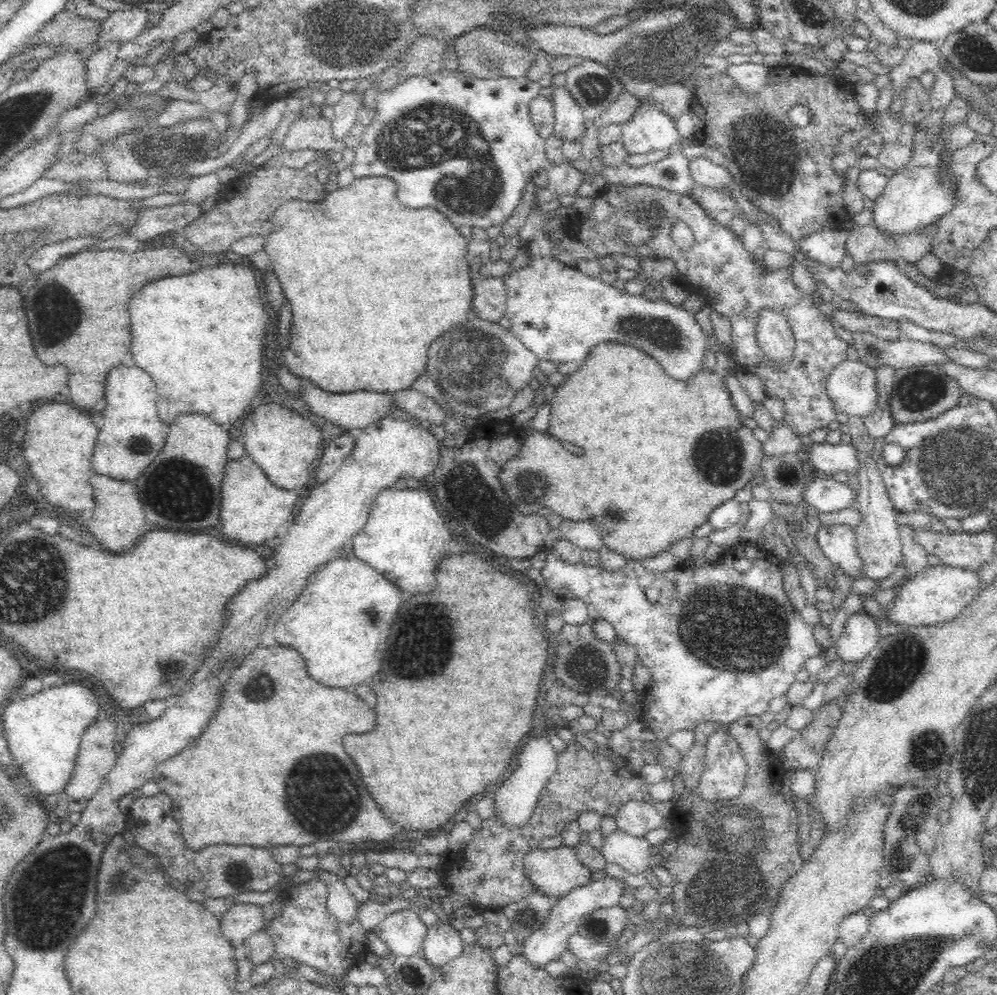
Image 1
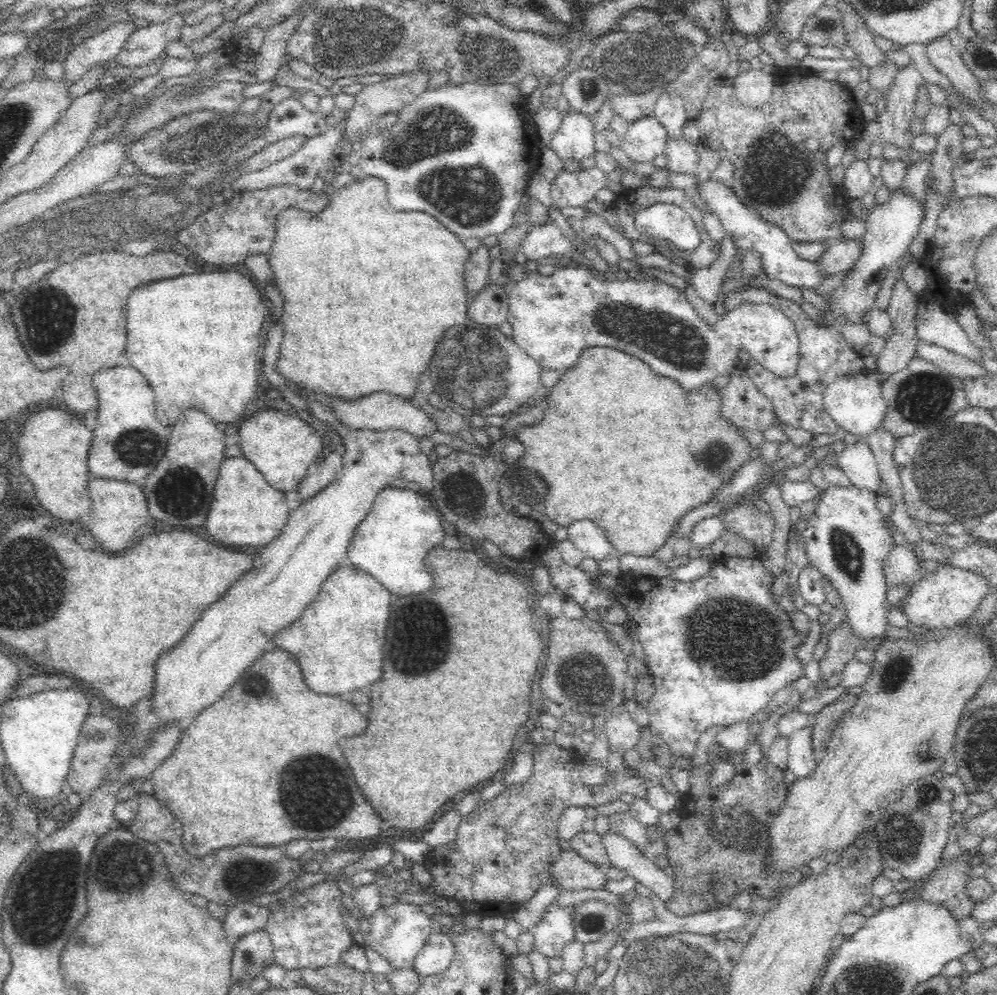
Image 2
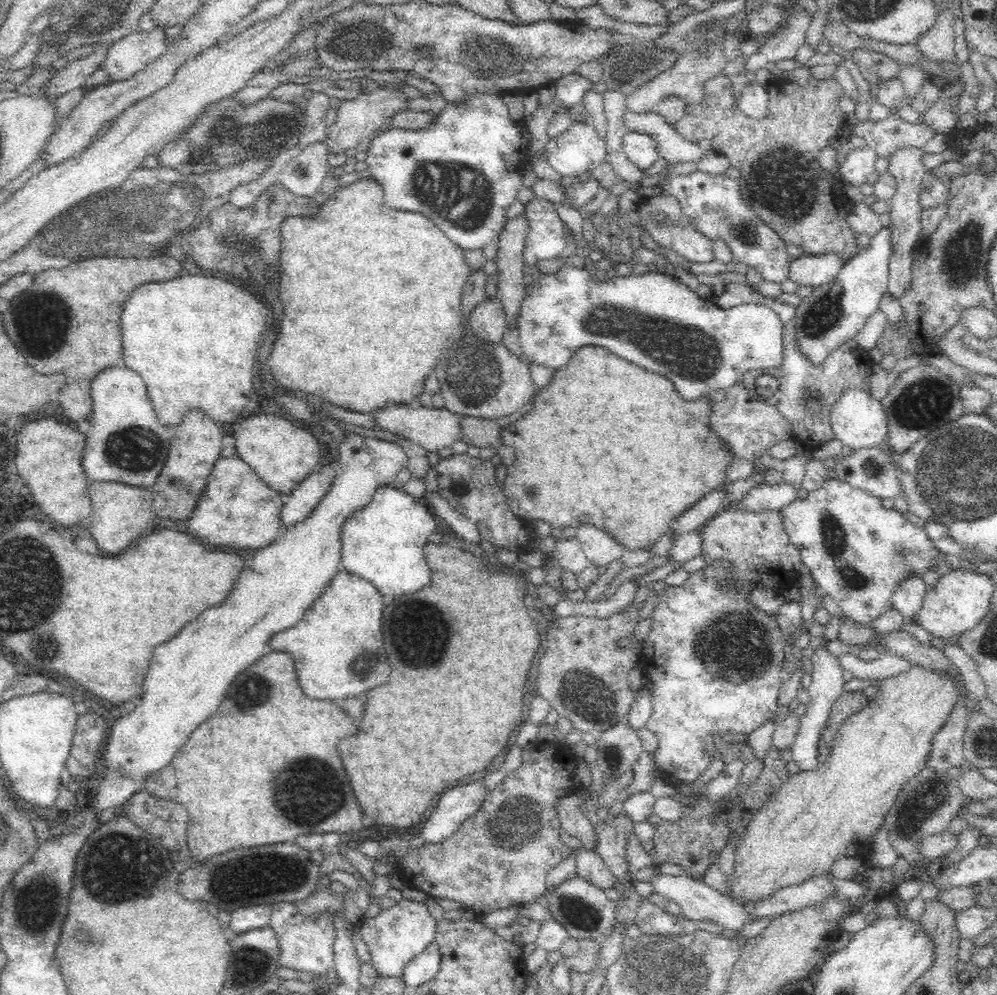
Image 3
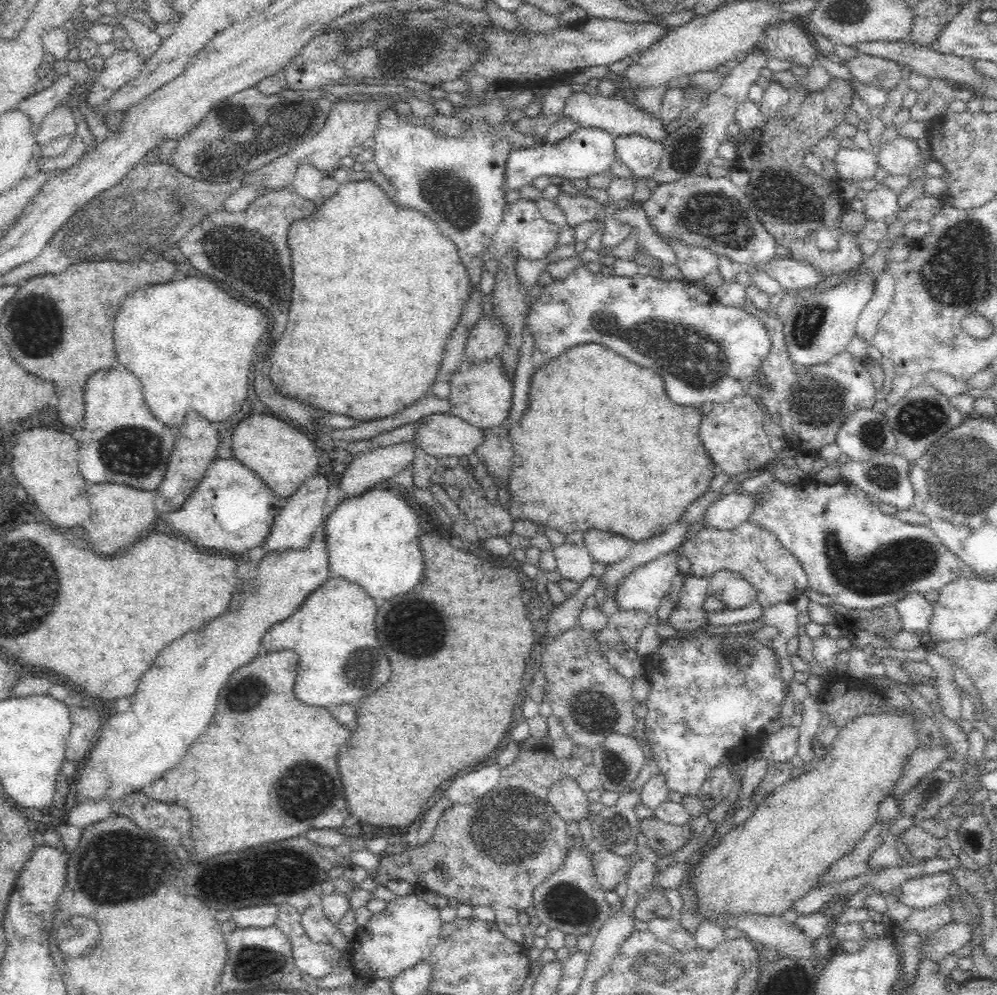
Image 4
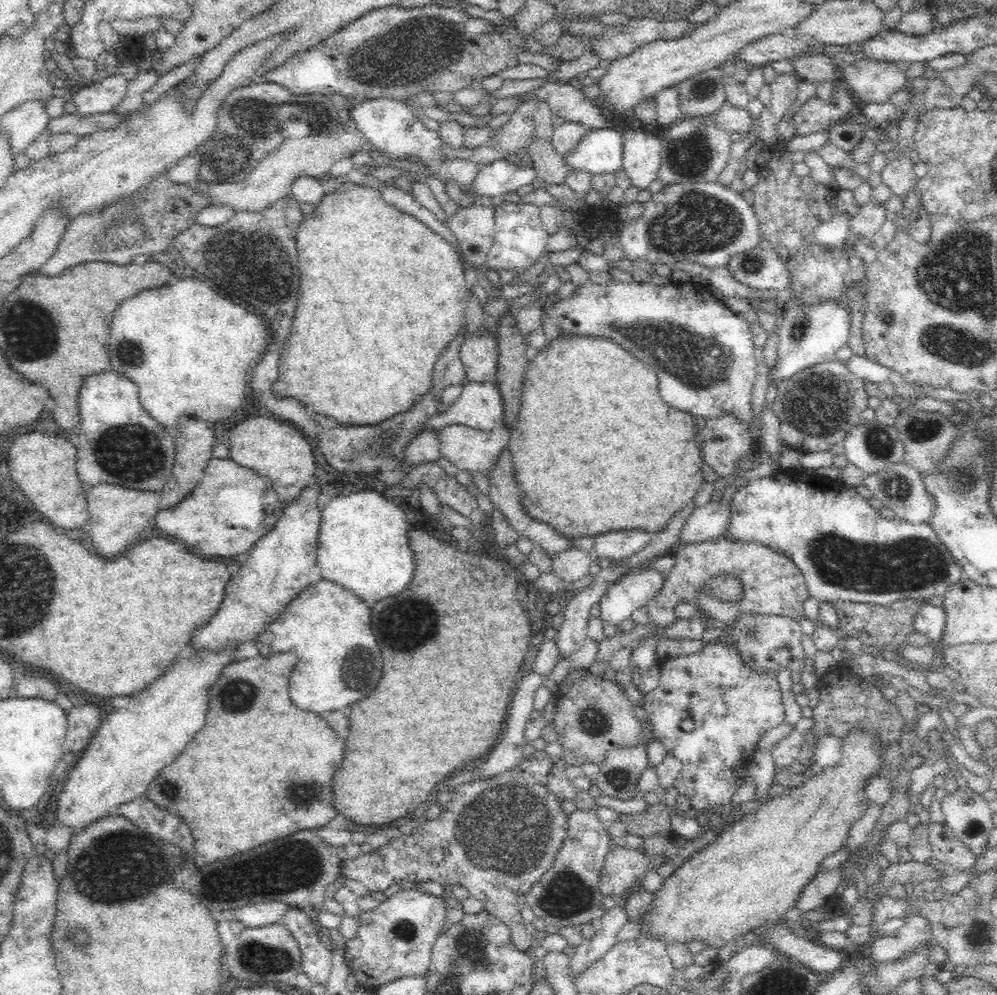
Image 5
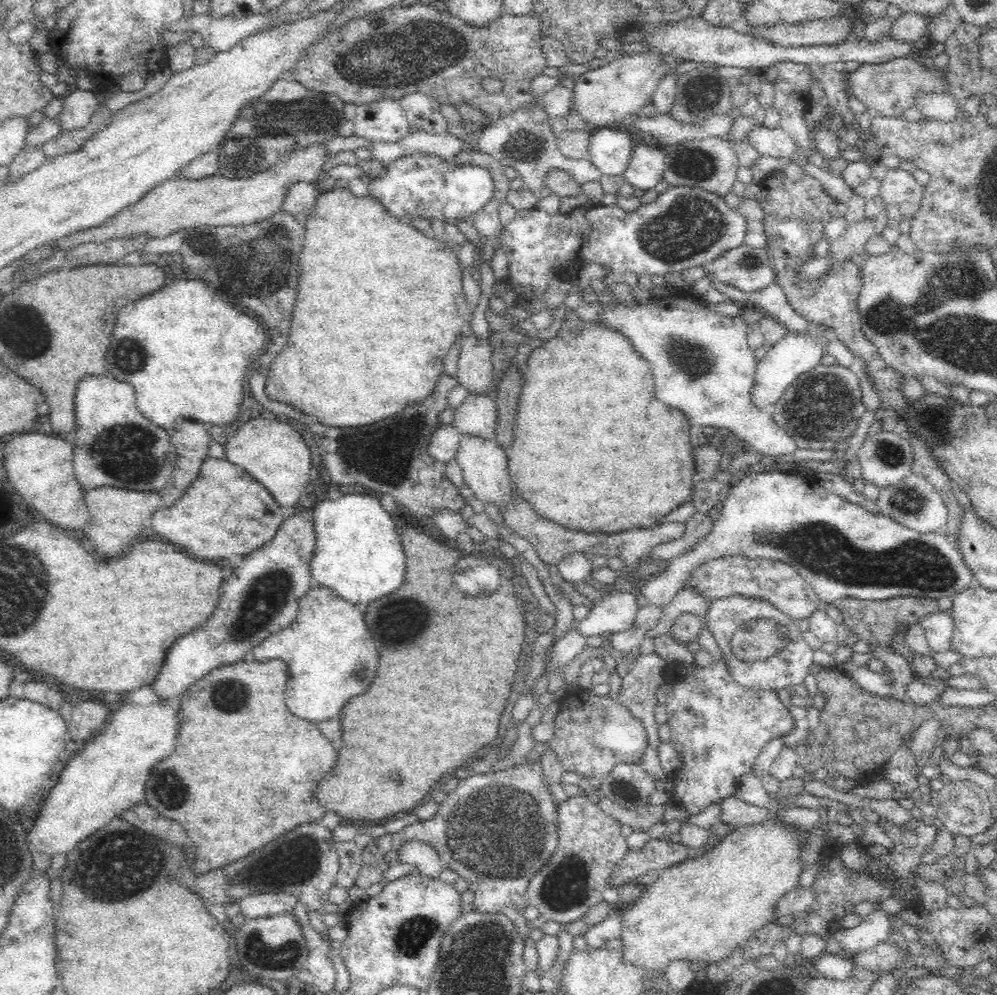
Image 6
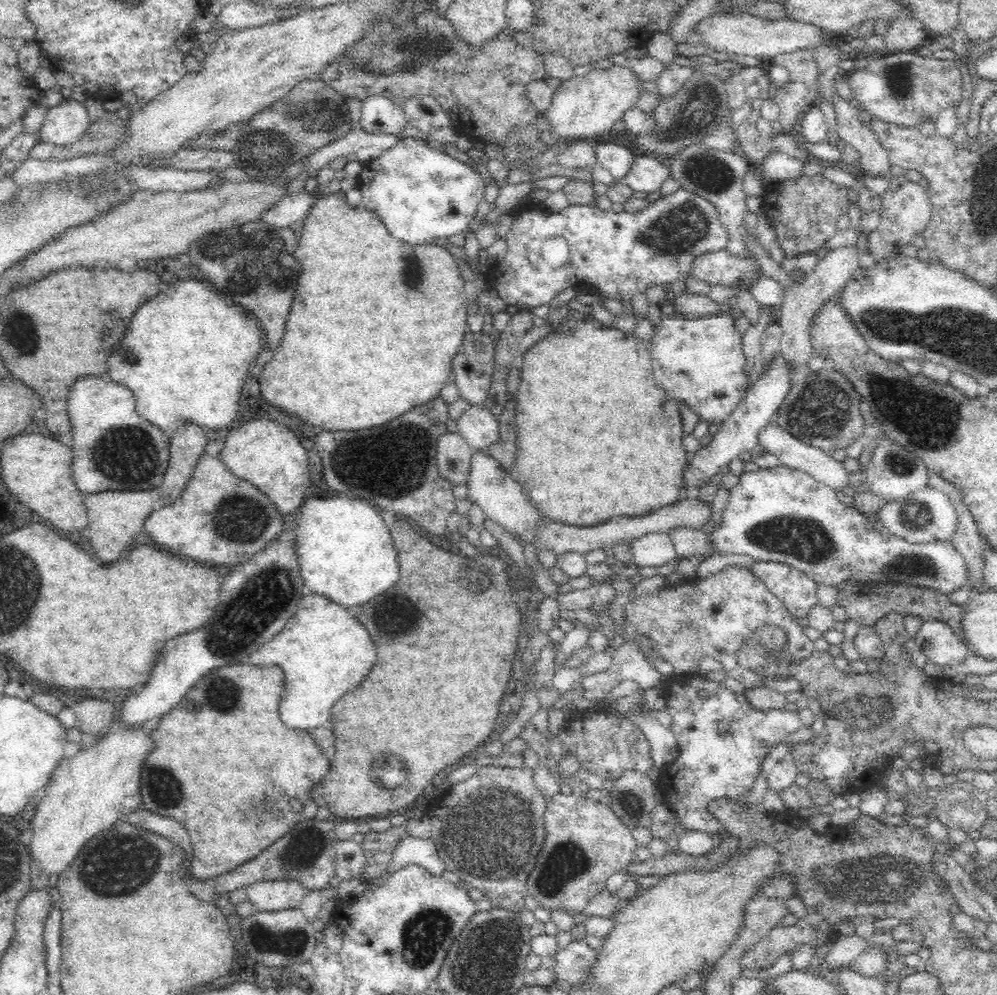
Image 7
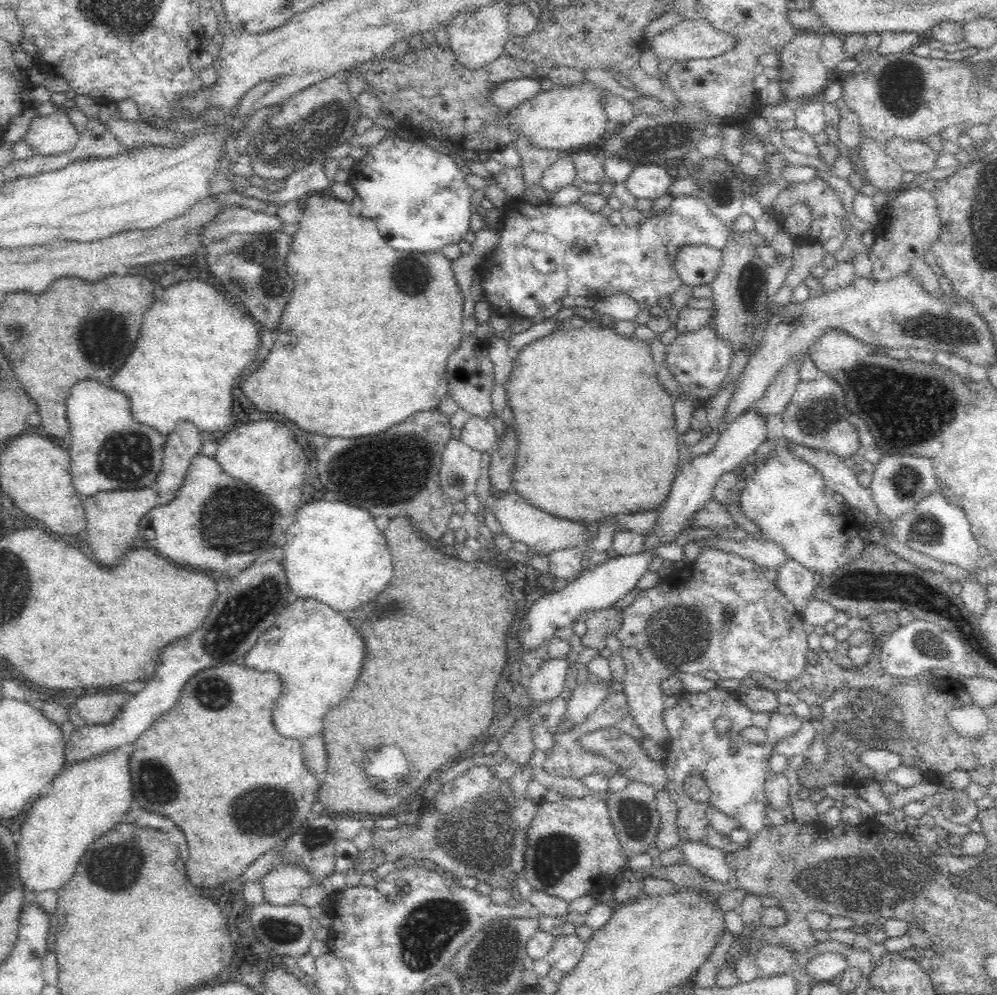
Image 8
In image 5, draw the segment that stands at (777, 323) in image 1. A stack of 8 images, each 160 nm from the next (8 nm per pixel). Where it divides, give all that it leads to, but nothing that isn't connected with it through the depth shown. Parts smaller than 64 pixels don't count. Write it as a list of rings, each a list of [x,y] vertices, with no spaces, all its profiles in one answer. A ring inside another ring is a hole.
[[[590,279],[586,284],[574,286],[572,296],[558,298],[558,302],[547,306],[541,325],[547,344],[568,336],[608,338],[608,341],[630,352],[640,362],[656,368],[664,402],[692,414],[695,418],[712,419],[725,413],[732,414],[745,420],[751,430],[756,432],[749,403],[758,366],[754,356],[757,347],[752,337],[751,324],[729,310],[717,293],[699,281],[658,286],[649,279],[608,284],[594,284]]]

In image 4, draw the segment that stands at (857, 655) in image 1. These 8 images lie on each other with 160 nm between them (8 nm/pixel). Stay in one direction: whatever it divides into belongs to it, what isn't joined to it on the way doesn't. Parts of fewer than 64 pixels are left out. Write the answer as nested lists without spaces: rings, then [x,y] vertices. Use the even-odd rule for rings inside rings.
[[[801,477],[796,483],[792,482],[789,484],[782,484],[776,480],[766,485],[766,490],[761,490],[760,487],[756,493],[762,497],[762,502],[760,502],[760,506],[752,512],[752,516],[750,516],[748,520],[760,523],[766,527],[766,529],[770,529],[778,535],[780,542],[797,558],[804,568],[808,579],[808,588],[818,593],[827,594],[832,598],[834,603],[840,604],[848,610],[874,610],[874,608],[881,607],[886,603],[894,604],[899,598],[914,591],[920,591],[920,593],[926,595],[929,592],[938,592],[941,586],[944,586],[947,582],[950,582],[953,578],[961,574],[960,567],[962,566],[962,562],[942,543],[940,538],[938,538],[929,526],[909,524],[908,522],[903,522],[893,514],[887,514],[887,512],[878,508],[878,504],[876,504],[874,499],[871,499],[864,491],[845,479],[840,479],[834,484],[820,483],[818,480],[805,477]]]

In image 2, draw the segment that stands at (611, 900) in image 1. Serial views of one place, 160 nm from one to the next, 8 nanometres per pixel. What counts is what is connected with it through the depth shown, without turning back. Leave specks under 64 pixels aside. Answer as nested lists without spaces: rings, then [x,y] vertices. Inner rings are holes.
[[[580,905],[551,906],[532,929],[534,948],[544,958],[560,957],[562,948],[575,940],[574,918]]]

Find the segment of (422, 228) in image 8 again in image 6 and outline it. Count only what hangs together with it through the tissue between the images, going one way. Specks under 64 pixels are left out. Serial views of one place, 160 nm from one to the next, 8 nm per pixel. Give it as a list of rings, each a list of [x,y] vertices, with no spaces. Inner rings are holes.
[[[402,156],[396,158],[385,165],[386,171],[381,177],[372,180],[368,184],[368,193],[372,197],[376,197],[386,205],[386,209],[390,213],[400,217],[406,222],[412,222],[412,218],[422,218],[430,220],[434,218],[440,222],[451,222],[454,224],[456,220],[465,221],[475,210],[482,208],[492,197],[494,192],[494,177],[492,171],[487,167],[478,165],[462,164],[462,166],[451,166],[447,164],[445,159],[439,156]]]

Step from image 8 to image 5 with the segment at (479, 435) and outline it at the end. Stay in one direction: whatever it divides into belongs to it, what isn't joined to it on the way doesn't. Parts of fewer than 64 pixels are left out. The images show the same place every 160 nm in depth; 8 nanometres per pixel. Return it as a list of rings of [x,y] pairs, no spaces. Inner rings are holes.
[[[494,380],[468,381],[461,386],[460,396],[445,414],[426,418],[421,430],[440,430],[448,423],[460,423],[477,430],[494,430],[503,425],[505,416],[502,393]]]

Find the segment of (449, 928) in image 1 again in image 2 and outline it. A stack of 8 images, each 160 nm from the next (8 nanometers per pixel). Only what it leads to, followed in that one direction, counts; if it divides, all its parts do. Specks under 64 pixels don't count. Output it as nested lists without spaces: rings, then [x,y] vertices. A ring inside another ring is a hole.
[[[433,928],[428,940],[419,950],[414,969],[423,977],[446,970],[454,958],[454,941],[450,934]]]

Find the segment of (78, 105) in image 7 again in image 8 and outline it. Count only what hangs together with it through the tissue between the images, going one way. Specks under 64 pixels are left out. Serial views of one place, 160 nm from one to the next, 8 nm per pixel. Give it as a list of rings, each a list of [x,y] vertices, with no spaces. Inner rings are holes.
[[[61,107],[46,116],[34,117],[25,136],[26,143],[34,147],[34,154],[44,156],[66,152],[78,139],[78,129]]]

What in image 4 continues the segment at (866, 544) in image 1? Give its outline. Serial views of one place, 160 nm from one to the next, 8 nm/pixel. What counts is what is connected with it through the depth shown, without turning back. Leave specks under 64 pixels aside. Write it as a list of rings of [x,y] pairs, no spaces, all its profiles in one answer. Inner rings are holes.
[[[920,591],[908,593],[899,598],[894,607],[899,614],[903,630],[926,636],[929,618],[933,614],[933,605],[926,599],[926,594]]]

